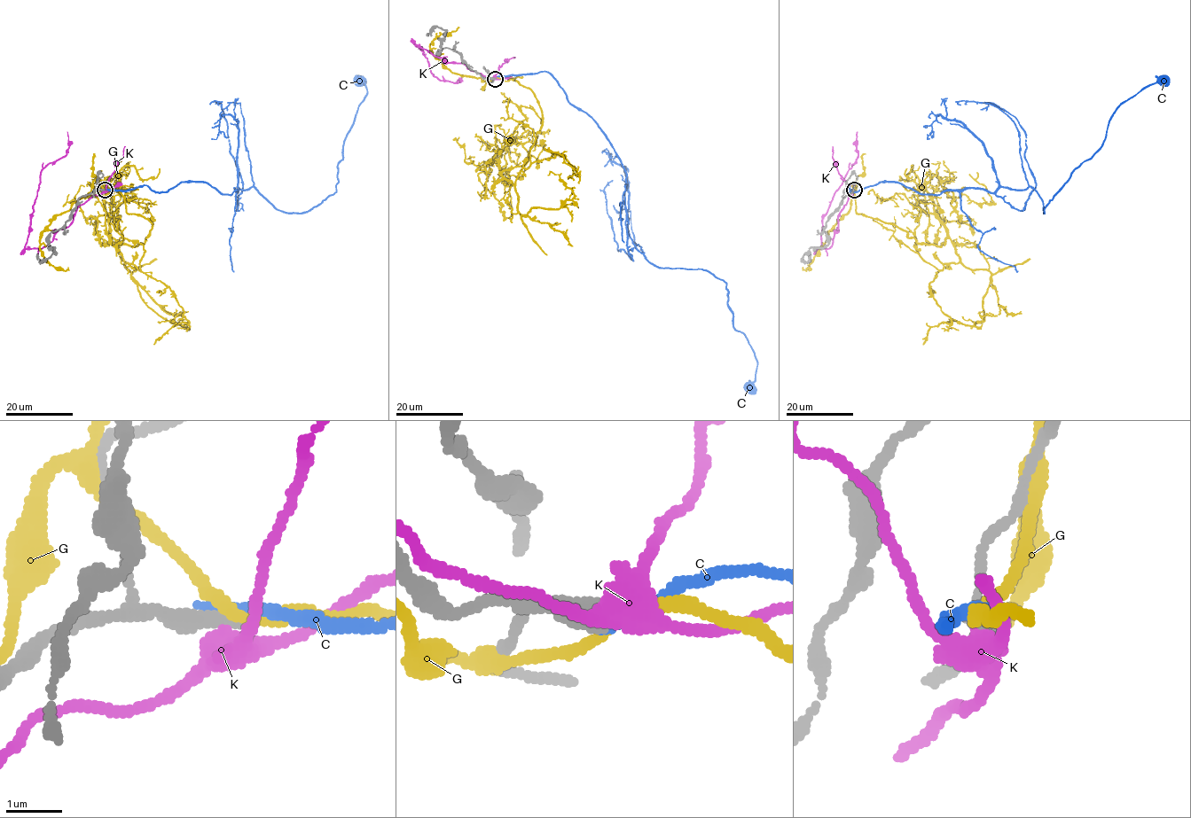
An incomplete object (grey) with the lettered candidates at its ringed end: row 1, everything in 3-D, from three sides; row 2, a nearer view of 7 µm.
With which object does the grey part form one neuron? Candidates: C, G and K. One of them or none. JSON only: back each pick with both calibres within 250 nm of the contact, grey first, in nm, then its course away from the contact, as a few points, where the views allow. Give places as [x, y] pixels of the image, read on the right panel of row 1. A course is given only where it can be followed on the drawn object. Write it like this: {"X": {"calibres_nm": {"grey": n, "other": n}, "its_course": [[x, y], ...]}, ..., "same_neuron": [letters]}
{"same_neuron": []}

